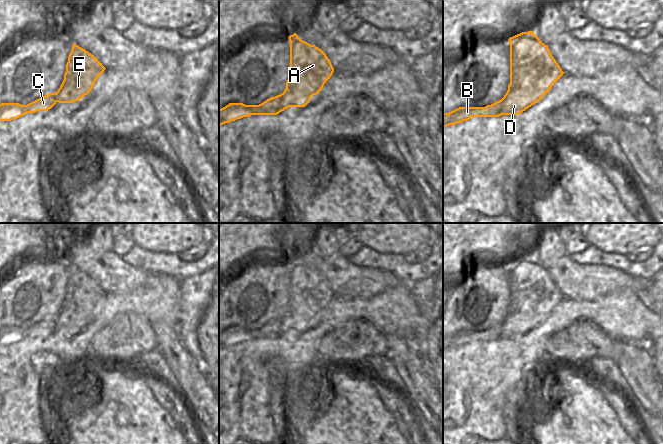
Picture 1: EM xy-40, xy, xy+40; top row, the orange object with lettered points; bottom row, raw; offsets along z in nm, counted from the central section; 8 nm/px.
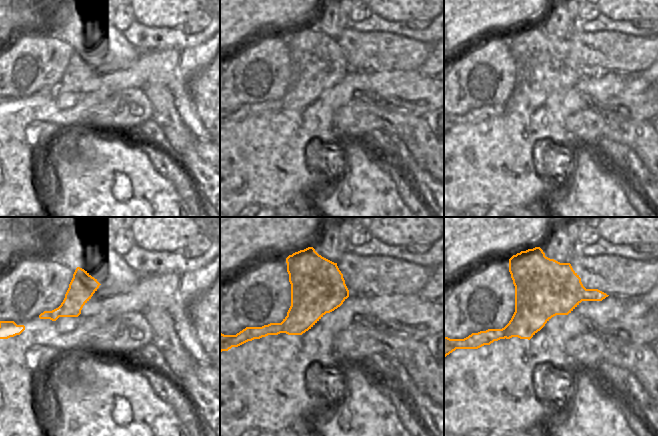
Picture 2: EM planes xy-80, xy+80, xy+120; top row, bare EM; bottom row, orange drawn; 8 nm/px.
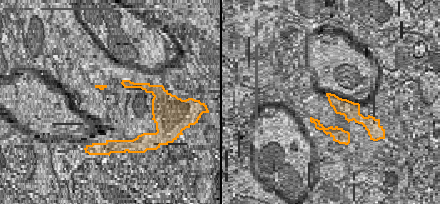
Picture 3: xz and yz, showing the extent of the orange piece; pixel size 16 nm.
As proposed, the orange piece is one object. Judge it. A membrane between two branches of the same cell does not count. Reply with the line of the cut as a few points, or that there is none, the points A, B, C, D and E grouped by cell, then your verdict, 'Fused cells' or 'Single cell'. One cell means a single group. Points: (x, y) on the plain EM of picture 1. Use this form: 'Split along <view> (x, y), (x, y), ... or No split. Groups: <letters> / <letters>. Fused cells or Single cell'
Split along xy (279, 319), (280, 335). Groups: A D E / B C. Fused cells.

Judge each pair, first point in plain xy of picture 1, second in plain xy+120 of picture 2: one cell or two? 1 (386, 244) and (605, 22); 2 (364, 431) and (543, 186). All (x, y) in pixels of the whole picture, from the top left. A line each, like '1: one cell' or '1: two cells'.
1: two cells
2: two cells

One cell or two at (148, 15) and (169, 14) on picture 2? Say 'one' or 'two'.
one

